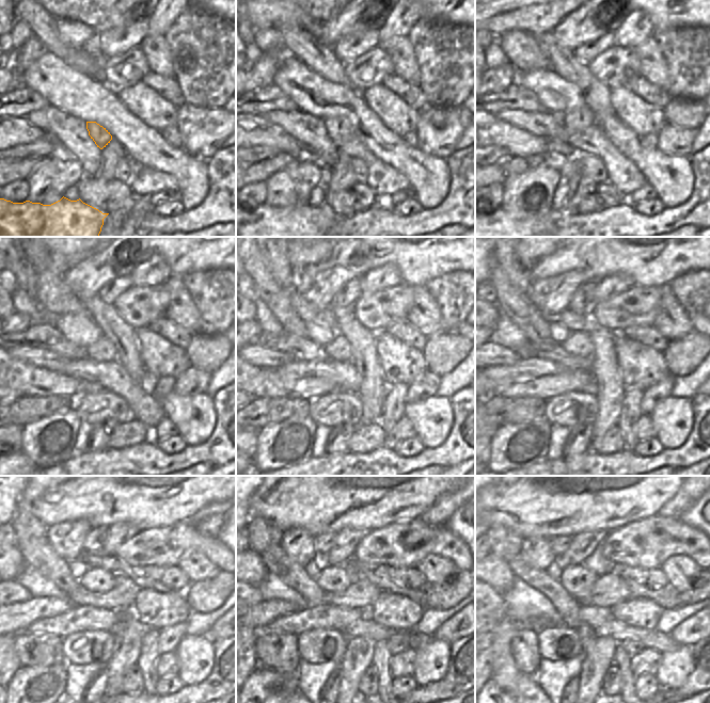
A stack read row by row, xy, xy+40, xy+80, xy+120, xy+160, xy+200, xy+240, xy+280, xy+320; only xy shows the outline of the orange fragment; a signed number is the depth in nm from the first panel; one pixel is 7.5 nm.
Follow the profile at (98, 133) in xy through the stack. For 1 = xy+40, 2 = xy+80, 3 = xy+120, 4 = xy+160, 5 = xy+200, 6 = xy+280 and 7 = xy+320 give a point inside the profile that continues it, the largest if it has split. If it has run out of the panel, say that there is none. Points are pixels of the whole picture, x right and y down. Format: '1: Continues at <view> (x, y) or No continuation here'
1: Continues at xy+40 (338, 128)
2: Continues at xy+80 (576, 120)
3: Continues at xy+120 (103, 351)
4: Continues at xy+160 (340, 349)
5: Continues at xy+200 (578, 342)
6: Continues at xy+280 (333, 578)
7: Continues at xy+320 (578, 580).

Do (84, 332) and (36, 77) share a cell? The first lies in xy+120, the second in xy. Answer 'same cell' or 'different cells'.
same cell

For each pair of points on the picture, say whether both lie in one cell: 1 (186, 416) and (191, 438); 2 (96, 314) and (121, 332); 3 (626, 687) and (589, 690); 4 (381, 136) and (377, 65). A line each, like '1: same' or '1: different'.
1: same
2: same
3: different
4: different

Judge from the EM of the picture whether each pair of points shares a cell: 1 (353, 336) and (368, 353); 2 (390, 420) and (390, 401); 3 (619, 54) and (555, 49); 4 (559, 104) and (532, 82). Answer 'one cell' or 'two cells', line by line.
1: one cell
2: one cell
3: two cells
4: one cell

